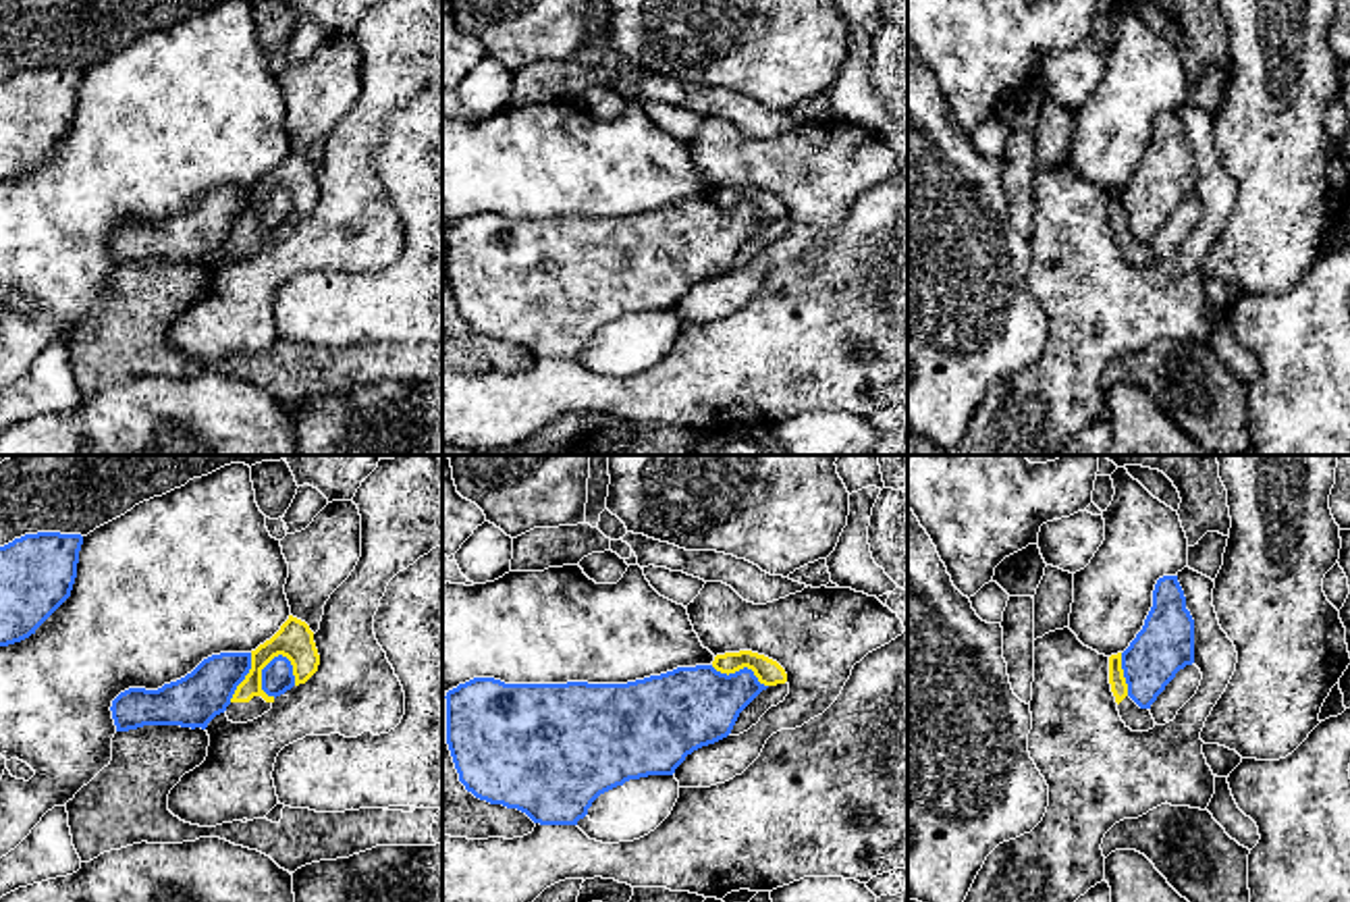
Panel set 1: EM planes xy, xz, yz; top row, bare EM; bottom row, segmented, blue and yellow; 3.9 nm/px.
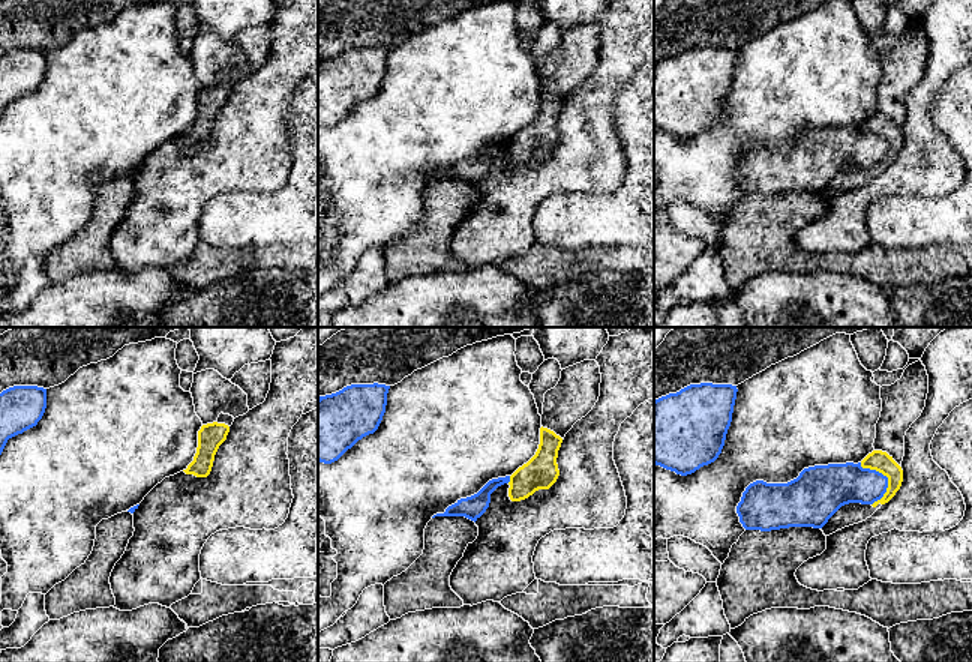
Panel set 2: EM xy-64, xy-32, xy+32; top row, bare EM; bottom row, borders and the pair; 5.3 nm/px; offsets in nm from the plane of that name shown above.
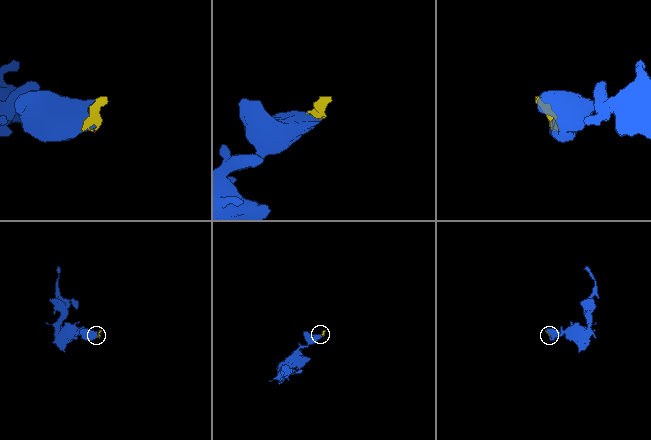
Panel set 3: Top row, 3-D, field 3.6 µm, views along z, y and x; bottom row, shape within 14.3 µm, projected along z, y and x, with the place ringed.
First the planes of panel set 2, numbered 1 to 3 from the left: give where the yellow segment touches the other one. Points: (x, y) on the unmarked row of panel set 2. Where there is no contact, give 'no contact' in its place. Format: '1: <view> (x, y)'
1: no contact
2: xy-32 (509, 143)
3: xy+32 (887, 141)

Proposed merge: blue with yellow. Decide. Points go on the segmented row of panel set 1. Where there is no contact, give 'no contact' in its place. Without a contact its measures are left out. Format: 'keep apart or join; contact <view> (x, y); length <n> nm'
keep apart; contact xy (262, 674); length 180 nm

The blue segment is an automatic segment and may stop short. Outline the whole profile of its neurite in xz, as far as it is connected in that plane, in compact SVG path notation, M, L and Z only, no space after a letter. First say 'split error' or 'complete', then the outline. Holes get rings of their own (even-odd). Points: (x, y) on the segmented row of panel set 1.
complete; M712 665L677 667L673 671L650 675L644 680L627 684L588 684L588 682L567 682L567 684L505 684L494 678L474 678L465 684L447 692L447 744L459 773L459 781L476 798L490 804L503 804L507 808L517 808L525 813L534 823L540 825L577 825L579 819L588 815L592 802L629 779L640 779L648 775L673 775L675 769L694 750L714 744L727 738L739 717L739 713L768 686L760 684L752 669L744 667L735 673L721 673Z

